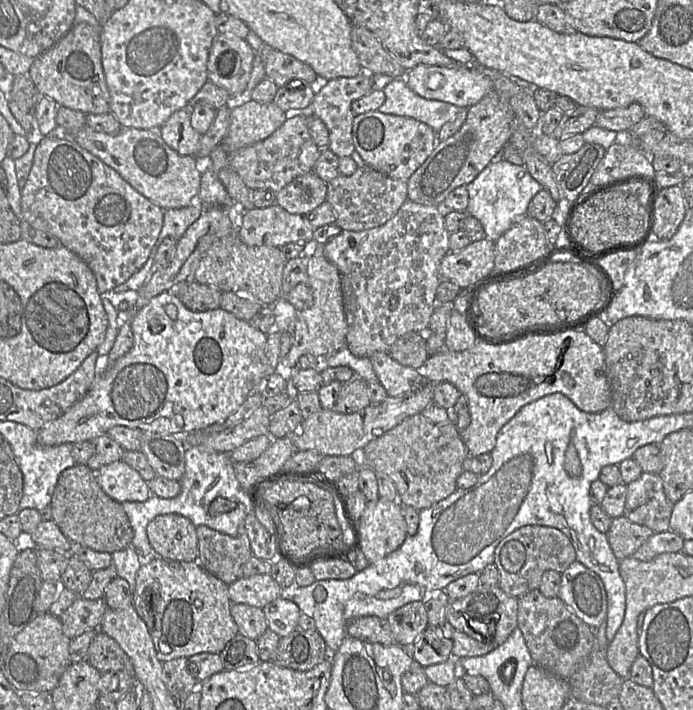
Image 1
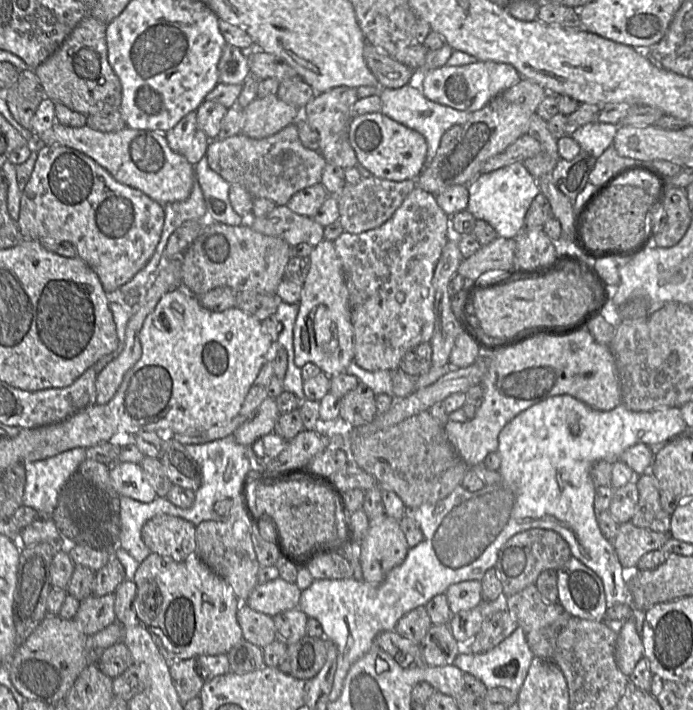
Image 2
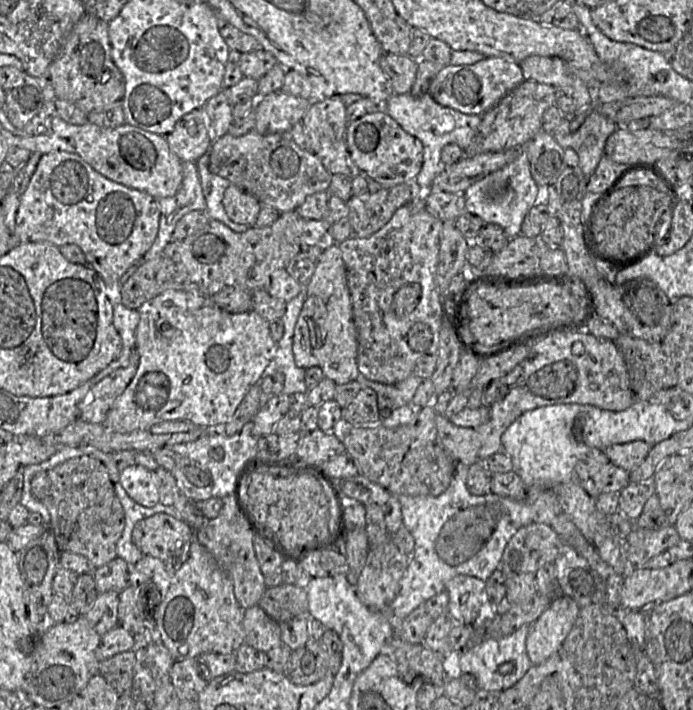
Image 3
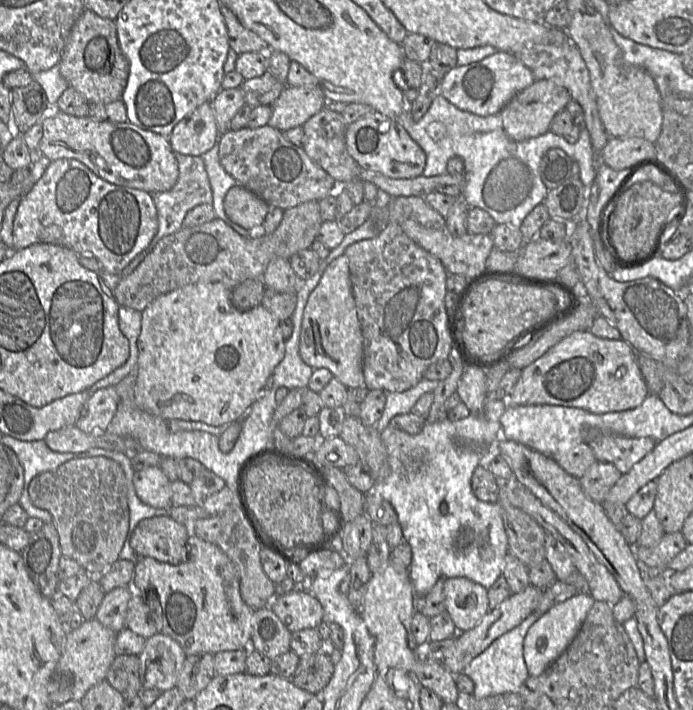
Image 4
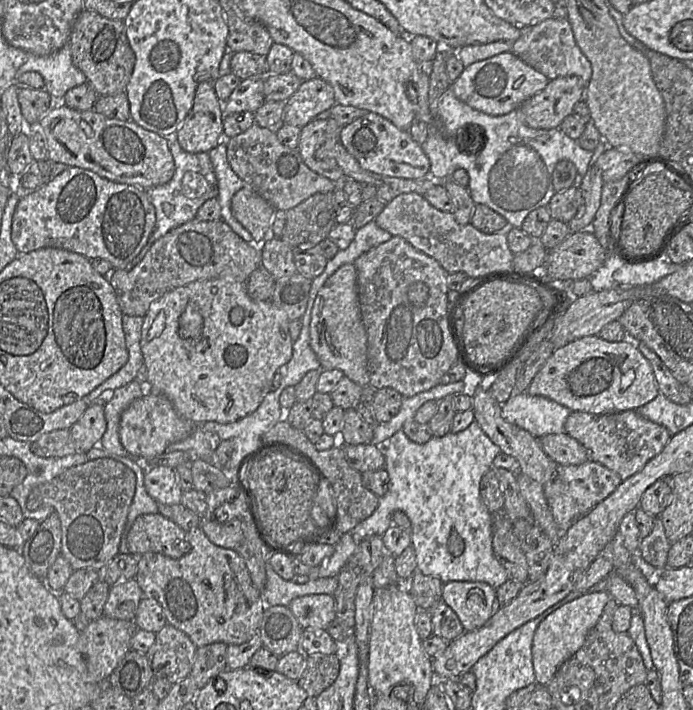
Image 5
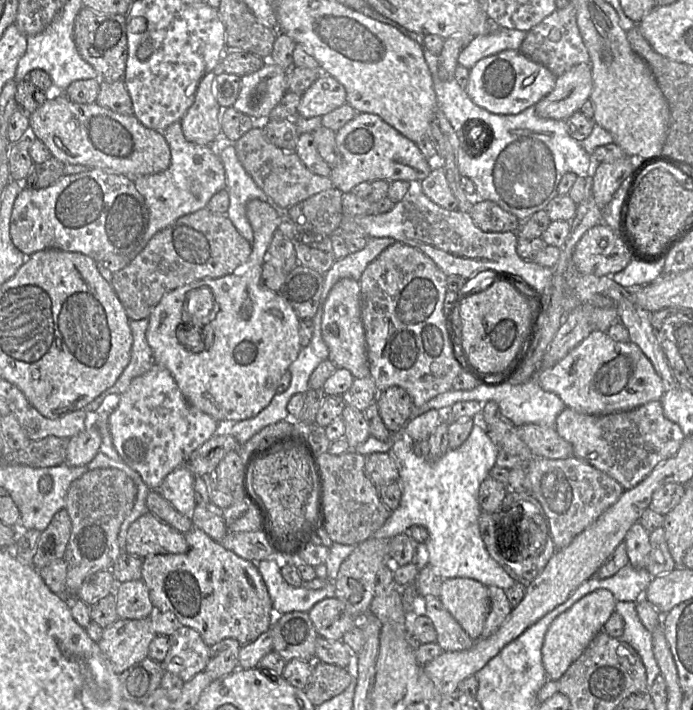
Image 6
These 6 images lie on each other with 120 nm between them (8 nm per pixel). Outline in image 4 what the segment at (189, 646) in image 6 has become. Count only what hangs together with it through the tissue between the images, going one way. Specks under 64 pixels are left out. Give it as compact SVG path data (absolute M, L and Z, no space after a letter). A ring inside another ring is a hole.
M165 633L148 638L139 655L143 688L164 692L177 687L187 657L180 644Z

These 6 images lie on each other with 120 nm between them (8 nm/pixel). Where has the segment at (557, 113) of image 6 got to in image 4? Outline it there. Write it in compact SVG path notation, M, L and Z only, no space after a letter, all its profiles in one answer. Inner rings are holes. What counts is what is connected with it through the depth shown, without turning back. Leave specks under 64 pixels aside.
M536 80L512 97L499 112L507 136L514 141L524 141L545 134L553 117L571 100L569 91L551 80Z

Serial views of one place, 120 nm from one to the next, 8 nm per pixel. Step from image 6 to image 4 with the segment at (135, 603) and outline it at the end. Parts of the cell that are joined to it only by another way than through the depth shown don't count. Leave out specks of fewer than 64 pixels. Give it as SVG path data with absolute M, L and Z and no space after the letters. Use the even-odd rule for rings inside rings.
M122 586L106 593L96 619L115 632L126 628L128 605L134 592L132 586Z

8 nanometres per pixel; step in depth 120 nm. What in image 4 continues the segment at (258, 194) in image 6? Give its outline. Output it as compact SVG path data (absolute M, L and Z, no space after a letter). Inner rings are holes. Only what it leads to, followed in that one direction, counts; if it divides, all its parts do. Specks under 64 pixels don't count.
M218 141L212 149L201 155L208 174L209 182L212 189L212 206L216 217L223 220L227 225L233 228L240 235L251 237L250 230L244 229L238 224L231 221L224 210L224 198L228 190L237 184L237 181L228 174L219 161L219 144Z

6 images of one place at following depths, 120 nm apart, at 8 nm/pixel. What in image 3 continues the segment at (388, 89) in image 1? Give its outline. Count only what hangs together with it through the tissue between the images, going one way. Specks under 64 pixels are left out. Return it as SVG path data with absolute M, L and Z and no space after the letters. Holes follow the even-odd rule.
M411 93L394 94L382 106L382 109L405 132L418 138L423 144L424 157L422 169L412 182L415 185L416 195L423 195L425 191L430 189L433 180L443 170L443 163L441 161L443 147L449 143L455 143L462 150L465 150L471 144L482 119L482 115L465 114L458 110L442 106L429 93L422 96L413 96Z

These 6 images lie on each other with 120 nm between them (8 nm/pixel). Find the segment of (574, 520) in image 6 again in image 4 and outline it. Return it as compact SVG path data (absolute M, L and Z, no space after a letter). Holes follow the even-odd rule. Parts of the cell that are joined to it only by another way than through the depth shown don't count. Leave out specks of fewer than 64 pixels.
M596 461L579 482L590 499L602 503L621 475L622 473L613 464Z

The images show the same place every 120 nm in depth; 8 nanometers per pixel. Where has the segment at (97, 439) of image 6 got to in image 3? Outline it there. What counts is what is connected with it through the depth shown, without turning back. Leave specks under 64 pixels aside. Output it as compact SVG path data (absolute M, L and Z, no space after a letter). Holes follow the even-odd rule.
M133 350L130 355L129 363L125 367L116 369L91 388L89 400L84 405L79 418L87 423L104 424L104 421L110 408L133 379L138 364L139 356L137 352Z

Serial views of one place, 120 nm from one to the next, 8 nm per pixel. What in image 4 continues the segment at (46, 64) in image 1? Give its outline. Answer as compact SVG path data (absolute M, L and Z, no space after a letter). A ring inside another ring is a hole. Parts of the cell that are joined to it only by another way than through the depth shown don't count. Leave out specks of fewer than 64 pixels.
M85 9L70 31L59 69L69 86L89 103L110 103L121 99L129 77L129 62L120 48L115 20L102 18L93 11Z

